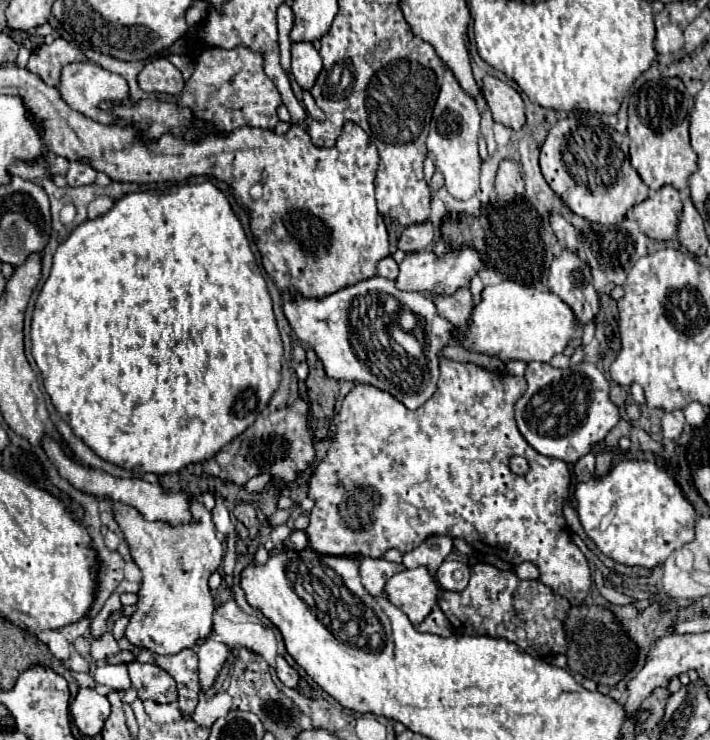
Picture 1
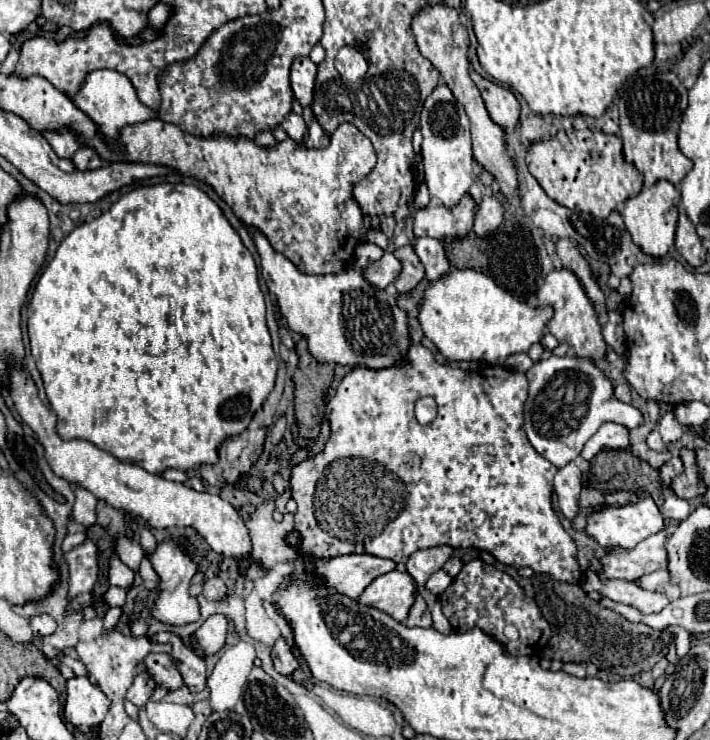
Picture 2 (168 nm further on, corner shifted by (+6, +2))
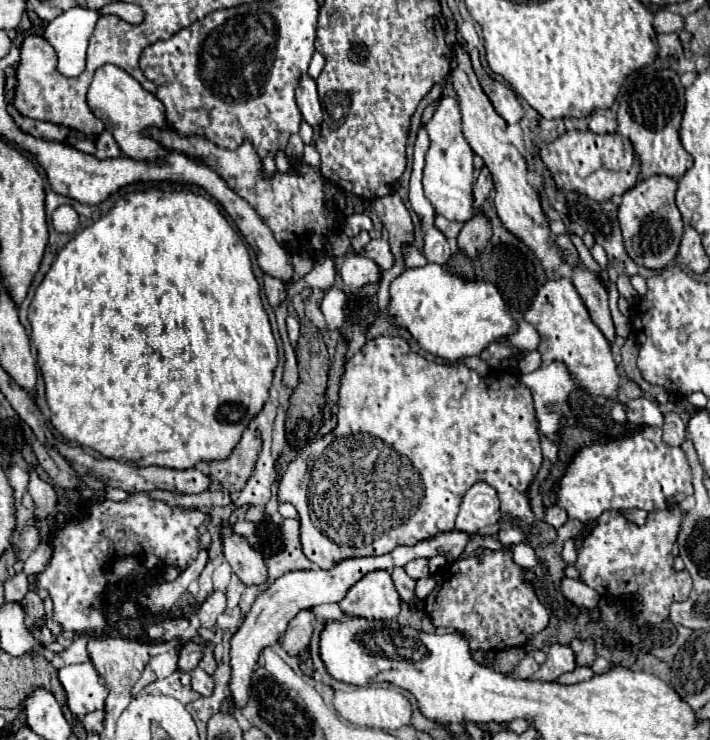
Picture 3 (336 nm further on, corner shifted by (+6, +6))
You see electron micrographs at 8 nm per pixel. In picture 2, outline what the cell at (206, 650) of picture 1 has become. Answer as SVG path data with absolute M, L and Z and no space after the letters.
M222 613L210 615L200 629L194 633L198 645L202 647L204 655L212 655L222 649L224 639L226 639L226 629L228 629L228 619Z

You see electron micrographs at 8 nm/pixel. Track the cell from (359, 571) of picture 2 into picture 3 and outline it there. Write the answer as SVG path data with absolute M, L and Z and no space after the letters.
M448 531L444 535L436 535L436 539L426 539L424 543L416 543L414 547L396 547L396 551L380 555L380 557L344 559L344 561L336 563L332 569L312 567L312 569L304 569L304 571L290 571L290 573L282 575L280 579L276 579L274 583L270 583L268 589L264 589L258 595L258 599L254 601L242 627L232 637L232 649L230 649L230 655L232 655L232 661L230 661L230 665L232 665L232 679L230 679L232 703L236 707L244 707L244 703L248 701L250 677L256 667L260 651L264 647L274 645L280 639L280 635L286 631L286 625L290 623L290 619L296 617L300 611L318 607L322 603L340 603L340 599L344 599L344 595L348 593L348 589L352 585L356 585L364 575L378 571L378 569L392 571L394 567L404 567L408 561L412 561L416 557L432 557L442 551L446 551L448 559L458 559L458 555L464 551L468 539L470 539L470 535L464 535L458 531Z

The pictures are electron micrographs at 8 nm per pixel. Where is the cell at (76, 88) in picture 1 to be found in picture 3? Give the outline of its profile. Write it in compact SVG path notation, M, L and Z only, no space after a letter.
M102 65L100 69L96 69L86 99L90 111L104 123L104 129L116 139L122 155L132 159L156 159L156 155L168 155L168 151L160 147L160 143L142 135L142 131L152 125L160 129L168 127L164 119L164 105L152 93L144 91L140 83L124 69L116 65Z

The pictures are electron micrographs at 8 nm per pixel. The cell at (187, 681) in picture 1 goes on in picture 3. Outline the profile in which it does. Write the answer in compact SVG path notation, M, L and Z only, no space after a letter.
M196 667L196 669L192 671L192 687L194 687L194 691L198 691L200 695L208 697L208 695L212 693L212 689L214 689L214 681L212 681L212 677L210 677L204 669Z

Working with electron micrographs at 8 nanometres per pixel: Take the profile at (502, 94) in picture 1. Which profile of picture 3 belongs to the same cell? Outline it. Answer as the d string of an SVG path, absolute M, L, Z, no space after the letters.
M476 49L470 51L470 57L472 57L474 73L476 73L476 77L478 77L480 85L482 85L482 89L484 89L484 93L490 97L490 101L492 101L496 113L498 113L508 125L518 123L518 121L524 117L524 109L522 109L522 105L520 105L516 93L514 93L508 85L504 85L504 83L500 83L500 81L494 81L494 79L482 69L482 65L480 65L480 61L478 61L478 51L476 51Z

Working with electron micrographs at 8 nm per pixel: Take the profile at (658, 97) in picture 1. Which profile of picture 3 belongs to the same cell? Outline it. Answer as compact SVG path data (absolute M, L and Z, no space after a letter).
M640 69L632 73L622 93L618 95L618 133L628 137L634 145L634 151L640 157L640 173L644 179L652 175L668 175L680 179L690 167L692 157L684 151L678 129L684 113L684 85L672 69Z

